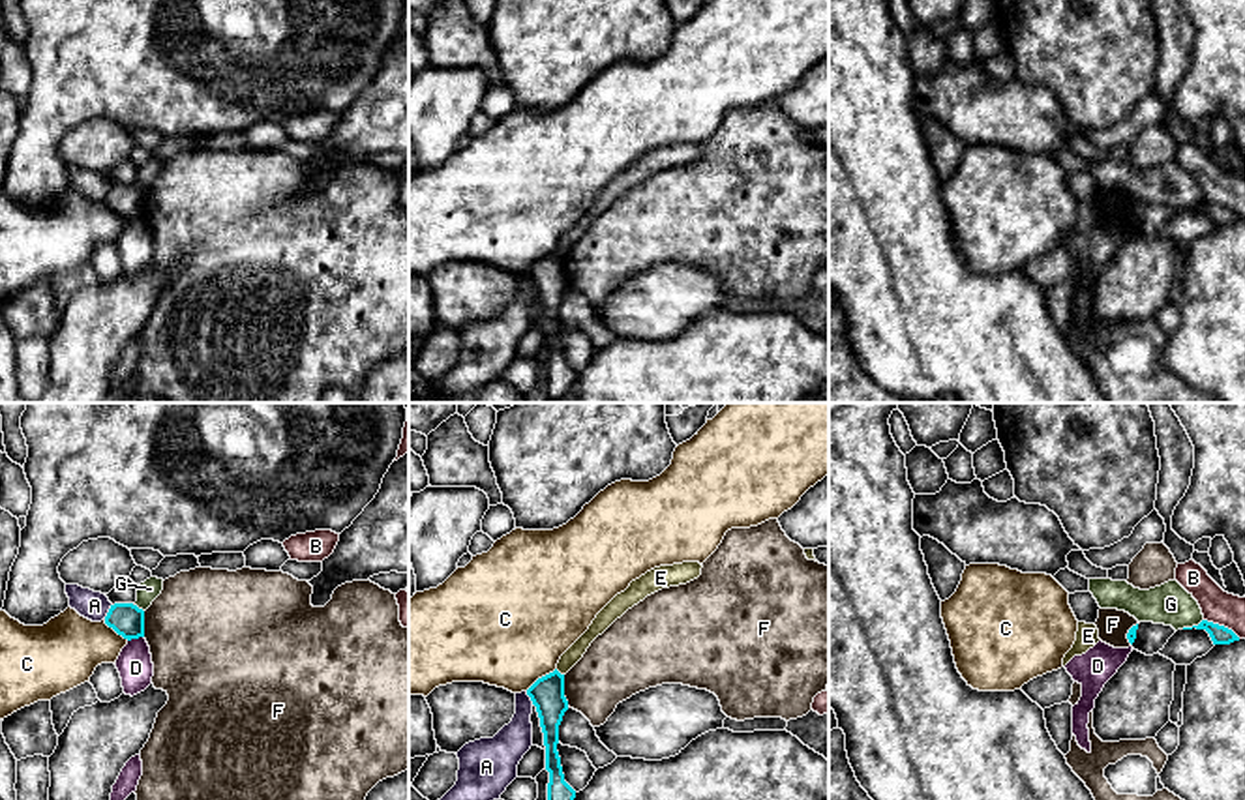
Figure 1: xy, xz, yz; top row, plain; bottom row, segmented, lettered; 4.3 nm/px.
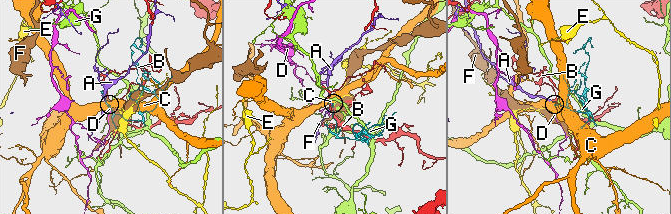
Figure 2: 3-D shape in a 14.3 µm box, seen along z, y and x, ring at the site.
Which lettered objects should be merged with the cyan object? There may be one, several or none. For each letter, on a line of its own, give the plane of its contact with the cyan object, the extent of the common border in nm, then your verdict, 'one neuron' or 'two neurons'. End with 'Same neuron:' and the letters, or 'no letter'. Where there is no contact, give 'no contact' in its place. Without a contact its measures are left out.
A: contact in xy; length 80 nm; two neurons
B: contact in yz; length 180 nm; two neurons
C: contact in xz; length 170 nm; two neurons
D: contact in xy; length 80 nm; two neurons
E: contact in xz; length 50 nm; two neurons
F: contact in xz; length 140 nm; two neurons
G: contact in yz; length 100 nm; two neurons
Same neuron: no letter

